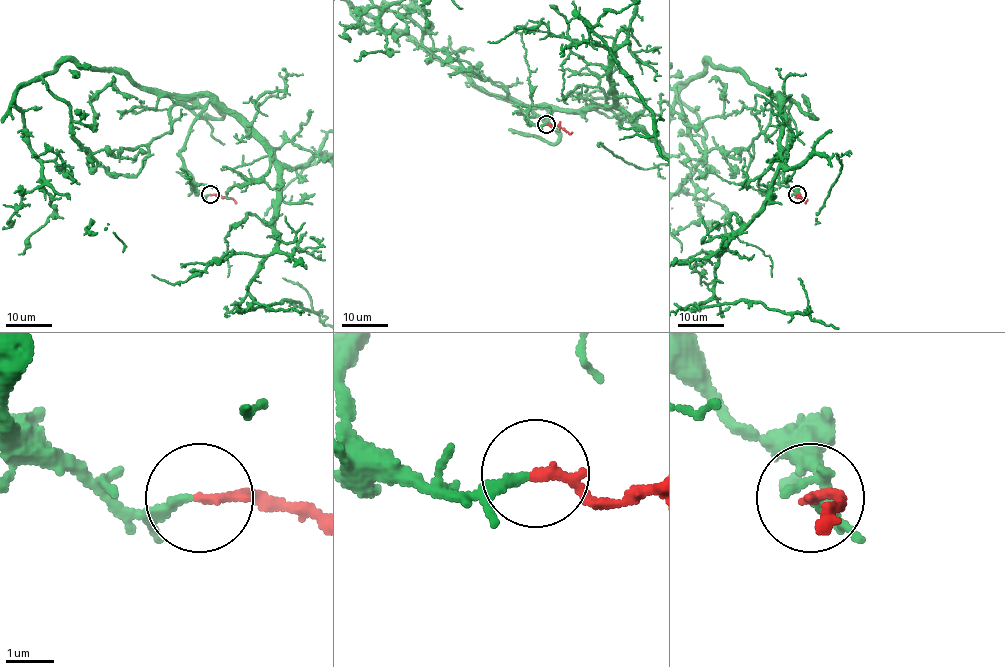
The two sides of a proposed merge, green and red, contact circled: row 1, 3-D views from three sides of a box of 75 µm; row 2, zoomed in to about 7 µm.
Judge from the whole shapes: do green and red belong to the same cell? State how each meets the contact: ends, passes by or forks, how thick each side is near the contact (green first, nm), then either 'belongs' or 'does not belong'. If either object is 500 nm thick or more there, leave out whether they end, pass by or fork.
green ends | red ends | 190/190 nm | belongs

